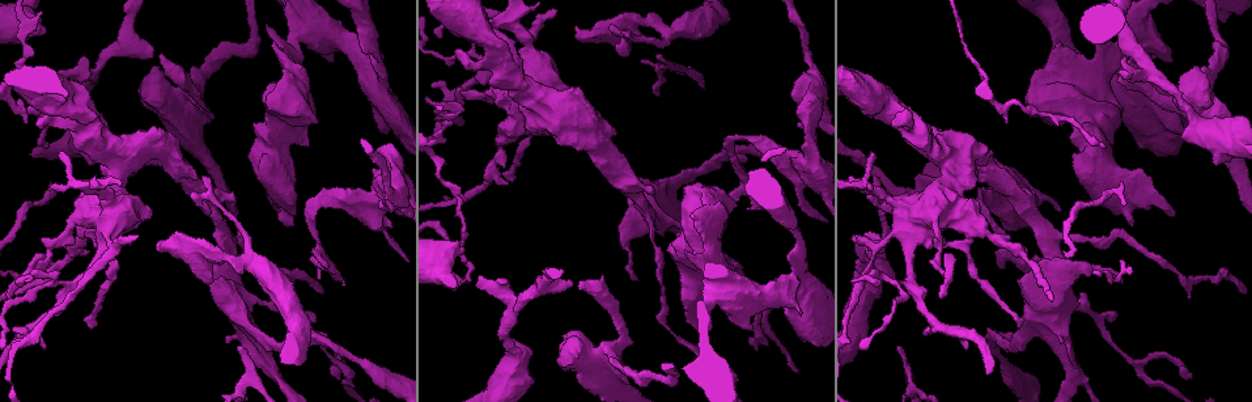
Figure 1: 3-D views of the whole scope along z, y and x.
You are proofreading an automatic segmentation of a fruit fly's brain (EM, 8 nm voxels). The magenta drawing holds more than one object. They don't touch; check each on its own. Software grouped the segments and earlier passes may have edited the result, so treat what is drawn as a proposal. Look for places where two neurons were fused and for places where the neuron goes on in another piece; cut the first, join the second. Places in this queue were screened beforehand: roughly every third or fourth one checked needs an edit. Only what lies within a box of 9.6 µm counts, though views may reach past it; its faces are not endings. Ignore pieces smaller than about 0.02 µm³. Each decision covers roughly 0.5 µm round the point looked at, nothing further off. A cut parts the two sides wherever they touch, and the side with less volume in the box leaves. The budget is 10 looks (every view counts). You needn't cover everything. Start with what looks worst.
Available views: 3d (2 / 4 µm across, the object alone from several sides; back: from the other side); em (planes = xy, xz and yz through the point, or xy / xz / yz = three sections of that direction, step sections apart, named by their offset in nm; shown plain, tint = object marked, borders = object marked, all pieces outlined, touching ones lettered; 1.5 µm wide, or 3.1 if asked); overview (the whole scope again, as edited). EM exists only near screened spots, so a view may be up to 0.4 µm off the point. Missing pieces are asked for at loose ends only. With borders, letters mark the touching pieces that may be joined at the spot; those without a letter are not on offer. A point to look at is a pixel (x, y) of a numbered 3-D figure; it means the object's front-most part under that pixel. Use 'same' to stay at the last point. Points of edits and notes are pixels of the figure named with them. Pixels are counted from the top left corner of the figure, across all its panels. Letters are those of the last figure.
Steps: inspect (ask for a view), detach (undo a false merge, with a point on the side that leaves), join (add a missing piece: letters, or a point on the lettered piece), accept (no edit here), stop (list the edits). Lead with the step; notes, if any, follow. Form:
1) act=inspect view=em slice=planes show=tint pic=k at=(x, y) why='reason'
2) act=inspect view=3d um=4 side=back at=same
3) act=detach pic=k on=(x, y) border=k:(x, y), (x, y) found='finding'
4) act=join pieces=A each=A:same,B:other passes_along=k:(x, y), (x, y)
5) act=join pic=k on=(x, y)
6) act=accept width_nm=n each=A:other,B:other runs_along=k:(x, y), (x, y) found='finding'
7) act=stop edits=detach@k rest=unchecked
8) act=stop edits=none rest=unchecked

act=inspect view=em slice=planes show=borders pic=1 at=(575, 29)

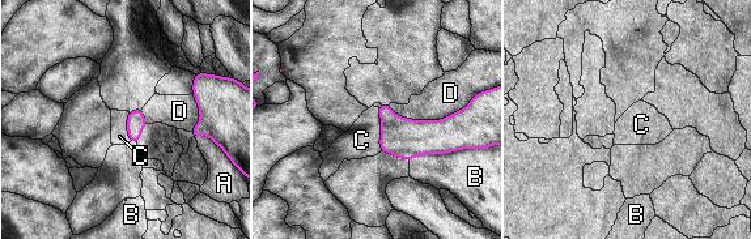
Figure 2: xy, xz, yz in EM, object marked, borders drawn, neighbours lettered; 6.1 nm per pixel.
act=join pieces=C each=A:other,B:other,C:same,D:other passes_along=2:(407, 139), (381, 129), (361, 140) found='the neuron continues'

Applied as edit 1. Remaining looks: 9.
act=inspect view=3d um=4 pic=1 at=(462, 250) why='stops while still wide'

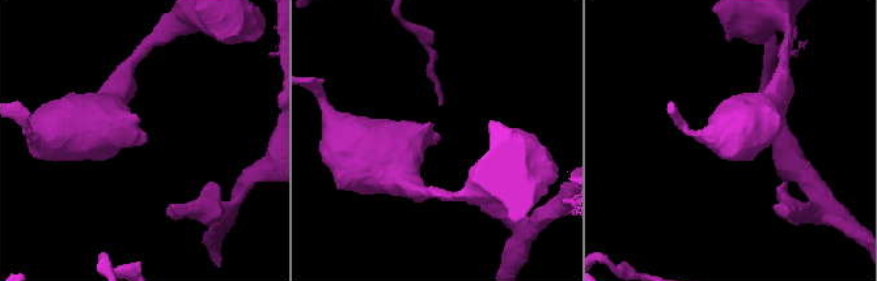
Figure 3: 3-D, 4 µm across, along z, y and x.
act=inspect view=em slice=planes show=tint pic=3 at=(438, 135) why='now the EM'

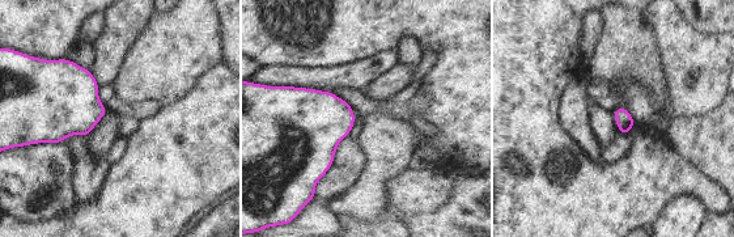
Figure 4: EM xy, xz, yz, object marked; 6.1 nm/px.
act=inspect view=em slice=planes show=borders at=same why='what lies round it'

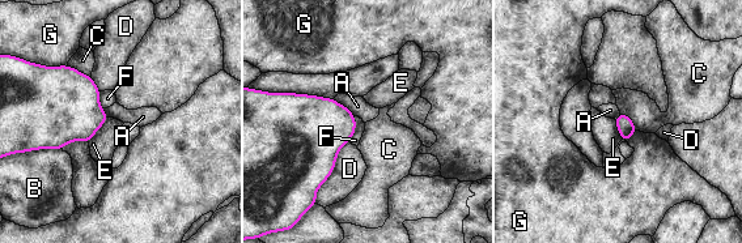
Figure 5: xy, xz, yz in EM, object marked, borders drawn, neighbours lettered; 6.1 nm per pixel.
act=accept each=A:other,B:other,C:other,D:other,E:other,F:other,G:other border=5:(109, 118), (88, 143) found='no lettered piece goes on from it'

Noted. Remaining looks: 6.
act=inspect view=em slice=planes show=borders pic=1 at=(252, 47) why='sharp bend'

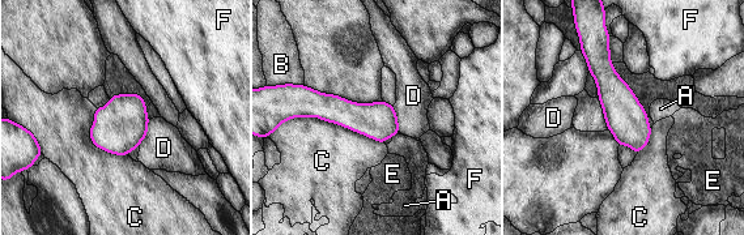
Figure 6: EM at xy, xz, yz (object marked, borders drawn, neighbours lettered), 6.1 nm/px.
act=accept width_nm=240 each=A:other,B:other,C:other,D:other,E:other,F:other found='continuous, no second neuron'

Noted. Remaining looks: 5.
act=stop edits=join@2 rest=unchecked

